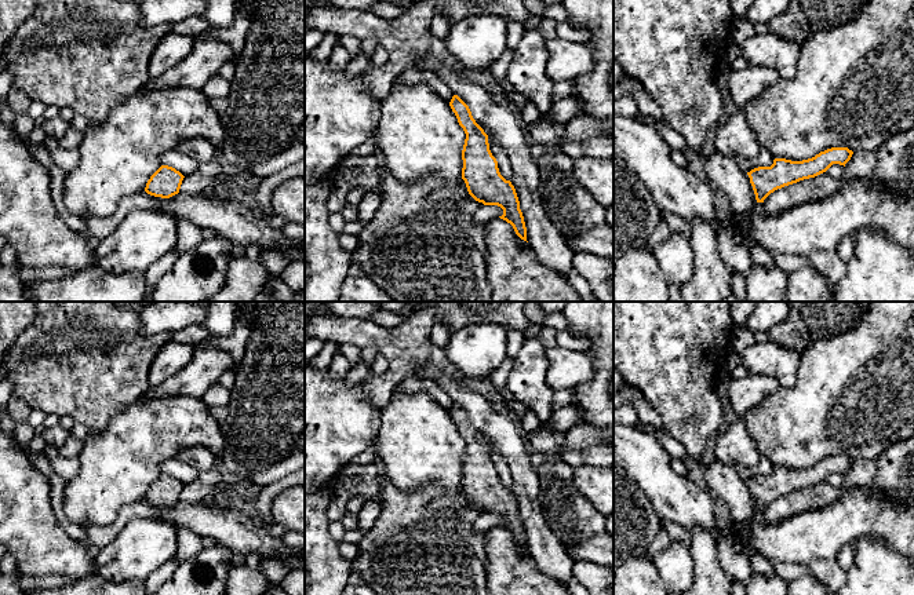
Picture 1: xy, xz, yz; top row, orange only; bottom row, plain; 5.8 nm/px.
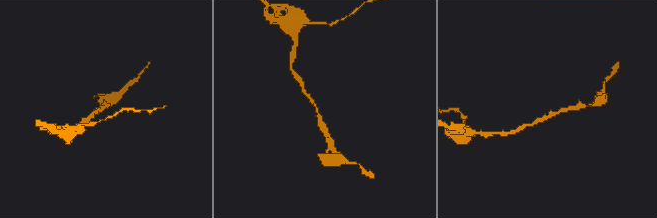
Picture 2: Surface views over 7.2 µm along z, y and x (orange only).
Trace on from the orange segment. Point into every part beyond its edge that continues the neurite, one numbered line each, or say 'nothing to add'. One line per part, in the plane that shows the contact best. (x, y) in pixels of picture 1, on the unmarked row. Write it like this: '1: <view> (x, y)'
nothing to add

